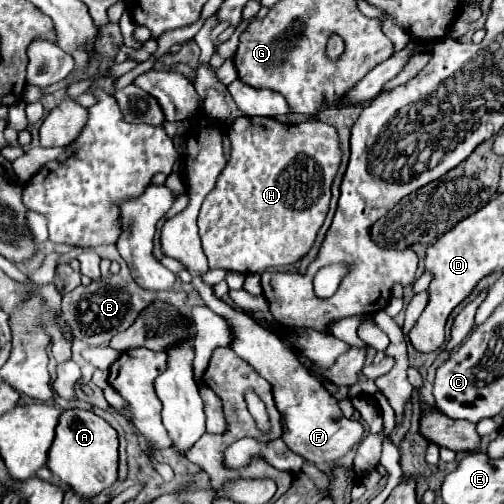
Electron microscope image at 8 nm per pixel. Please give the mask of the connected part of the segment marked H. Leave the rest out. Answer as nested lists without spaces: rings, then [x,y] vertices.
[[[242,116],[230,124],[228,136],[232,142],[230,158],[220,172],[214,190],[206,196],[198,218],[208,266],[240,274],[256,274],[268,266],[284,266],[300,260],[314,244],[328,212],[330,186],[342,160],[338,130],[324,122],[290,126],[276,118]]]

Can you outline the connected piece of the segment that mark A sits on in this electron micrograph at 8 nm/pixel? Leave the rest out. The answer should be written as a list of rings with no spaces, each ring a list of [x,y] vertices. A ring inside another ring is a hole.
[[[64,410],[56,426],[52,448],[48,450],[46,466],[78,496],[90,500],[98,496],[102,490],[112,488],[118,480],[118,434],[106,420],[102,420],[90,410]]]

